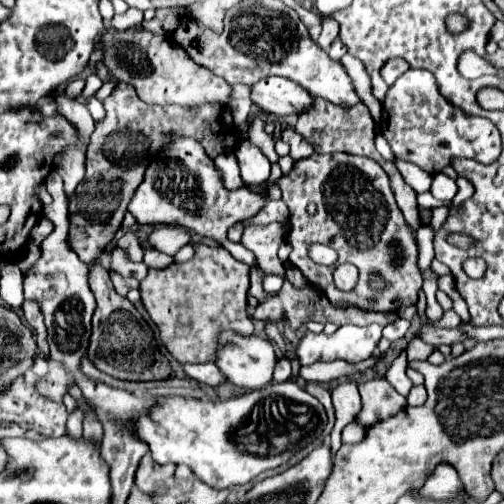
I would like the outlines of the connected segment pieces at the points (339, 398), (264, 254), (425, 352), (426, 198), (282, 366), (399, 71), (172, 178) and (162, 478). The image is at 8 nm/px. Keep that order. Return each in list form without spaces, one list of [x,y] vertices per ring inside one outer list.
[[[344,382],[344,384],[338,384],[334,390],[332,390],[332,402],[334,402],[334,408],[336,408],[336,424],[332,428],[332,442],[330,442],[330,450],[332,454],[338,452],[340,448],[340,432],[346,424],[350,424],[354,420],[354,416],[360,412],[360,392],[358,392],[358,386],[354,382]]]
[[[272,222],[266,226],[248,226],[242,234],[242,246],[254,252],[258,266],[264,274],[284,276],[284,264],[278,260],[278,246],[284,240],[282,226]]]
[[[414,338],[406,346],[406,356],[408,356],[408,360],[426,360],[432,350],[434,350],[434,346],[422,342],[420,338]]]
[[[428,192],[420,193],[417,195],[417,202],[420,208],[428,208],[433,210],[434,208],[438,208],[438,206],[446,206],[446,208],[450,208],[450,200],[437,200],[436,198],[432,197],[432,194]]]
[[[280,358],[276,362],[276,372],[274,372],[276,382],[284,382],[290,378],[290,360],[288,358]]]
[[[392,58],[392,60],[388,60],[388,62],[382,66],[380,76],[382,76],[384,82],[390,86],[390,84],[396,82],[396,78],[402,76],[408,68],[410,68],[410,66],[408,66],[406,60],[402,60],[402,58]]]
[[[172,138],[172,144],[148,166],[146,178],[138,186],[128,210],[140,224],[180,224],[200,236],[224,242],[226,230],[232,224],[256,216],[264,204],[266,198],[248,188],[226,192],[214,162],[194,138]]]
[[[150,452],[140,460],[140,468],[136,472],[136,486],[142,490],[142,492],[154,492],[154,488],[158,484],[164,484],[170,476],[174,476],[174,470],[176,470],[176,464],[156,464],[150,456]]]

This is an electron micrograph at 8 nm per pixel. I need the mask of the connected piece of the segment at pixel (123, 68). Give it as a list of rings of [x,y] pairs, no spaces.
[[[110,28],[102,38],[102,46],[106,52],[104,62],[114,80],[134,84],[138,96],[146,104],[180,104],[184,108],[196,108],[204,102],[218,102],[224,108],[230,106],[230,86],[222,78],[210,74],[204,66],[198,66],[182,48],[174,46],[164,36],[152,34],[144,28],[138,32],[118,32]]]

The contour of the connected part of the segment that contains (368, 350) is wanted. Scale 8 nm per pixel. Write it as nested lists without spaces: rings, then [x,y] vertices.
[[[346,324],[340,326],[332,336],[326,336],[324,332],[320,334],[306,332],[296,346],[296,356],[302,366],[332,360],[346,360],[350,364],[356,364],[372,356],[380,338],[382,338],[380,324],[370,326]]]

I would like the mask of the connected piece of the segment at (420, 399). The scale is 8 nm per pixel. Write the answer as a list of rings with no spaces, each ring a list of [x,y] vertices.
[[[412,386],[408,394],[408,406],[422,406],[426,402],[426,388],[424,386]]]

